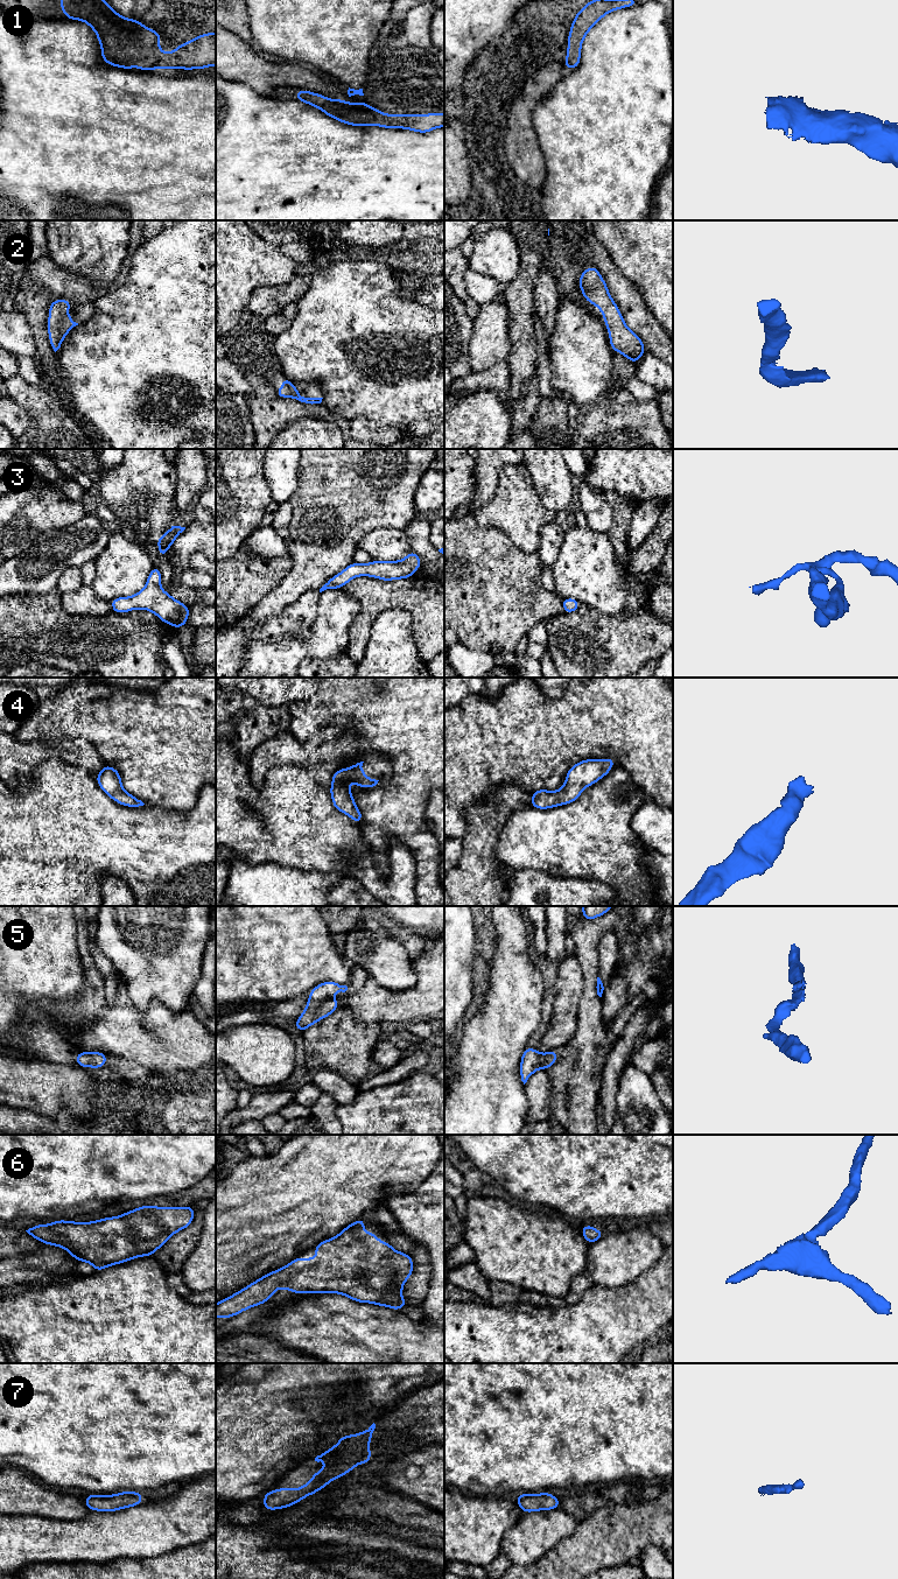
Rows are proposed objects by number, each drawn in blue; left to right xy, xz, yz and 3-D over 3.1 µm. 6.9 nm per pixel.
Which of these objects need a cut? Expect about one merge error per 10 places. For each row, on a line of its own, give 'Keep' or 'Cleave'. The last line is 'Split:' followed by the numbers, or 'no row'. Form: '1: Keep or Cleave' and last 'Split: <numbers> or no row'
1: Keep
2: Keep
3: Keep
4: Keep
5: Keep
6: Keep
7: Keep
Split: no row

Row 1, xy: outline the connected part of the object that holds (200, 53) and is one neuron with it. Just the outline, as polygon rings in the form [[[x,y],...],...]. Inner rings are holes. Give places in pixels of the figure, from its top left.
[[[61,0],[61,9],[65,13],[65,19],[85,21],[96,31],[101,45],[103,59],[113,66],[124,69],[136,66],[149,71],[166,68],[204,69],[216,65],[216,33],[202,34],[164,55],[157,47],[160,40],[163,38],[159,31],[143,27],[141,20],[122,17],[105,0]]]

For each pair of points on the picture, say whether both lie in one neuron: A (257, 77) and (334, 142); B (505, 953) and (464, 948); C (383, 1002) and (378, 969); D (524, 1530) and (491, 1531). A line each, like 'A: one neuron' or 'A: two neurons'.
A: two neurons
B: two neurons
C: two neurons
D: two neurons

